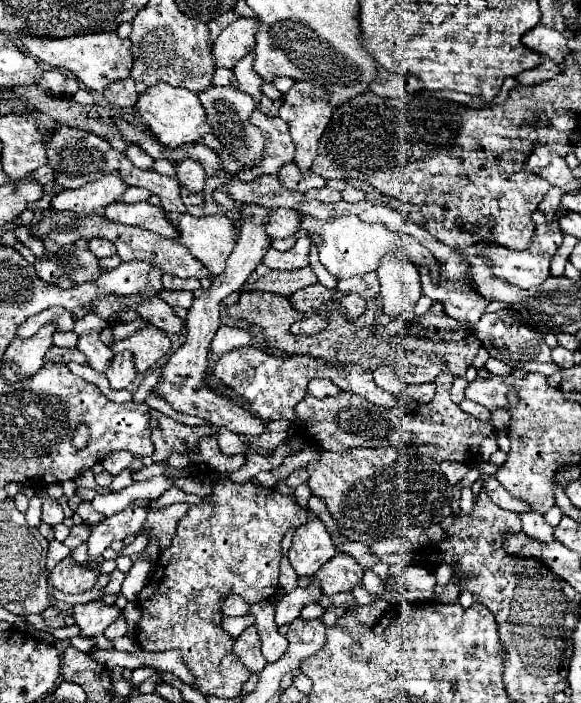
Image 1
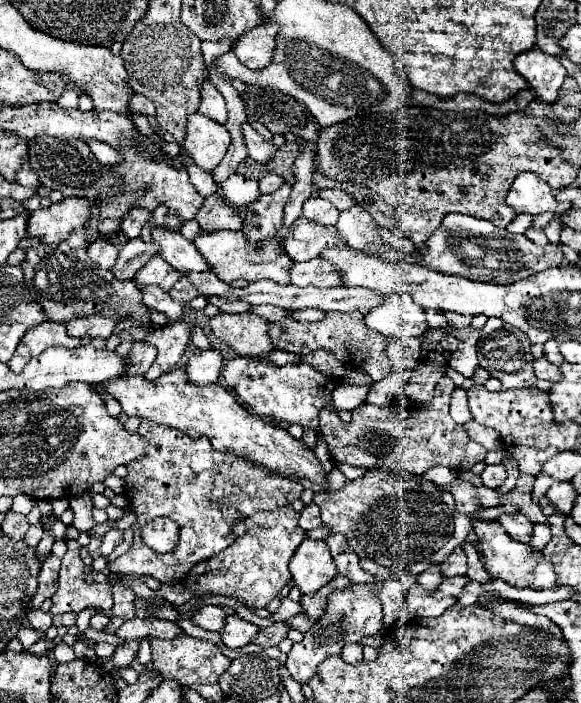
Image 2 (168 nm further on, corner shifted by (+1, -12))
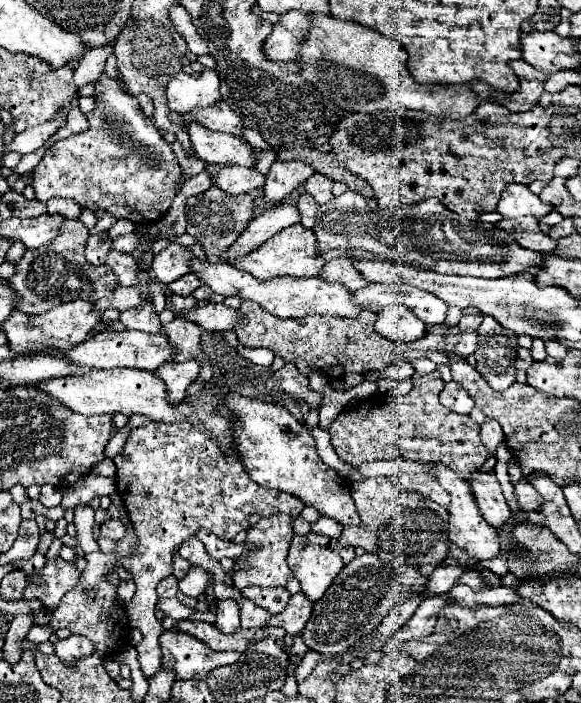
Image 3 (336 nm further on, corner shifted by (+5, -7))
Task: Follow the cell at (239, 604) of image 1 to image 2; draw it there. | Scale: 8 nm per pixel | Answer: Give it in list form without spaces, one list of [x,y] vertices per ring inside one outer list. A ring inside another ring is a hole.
[[[205,604],[205,606],[201,606],[201,608],[191,616],[191,622],[193,622],[193,624],[199,624],[203,630],[221,632],[221,628],[225,626],[225,618],[227,618],[227,614],[223,612],[221,606]]]

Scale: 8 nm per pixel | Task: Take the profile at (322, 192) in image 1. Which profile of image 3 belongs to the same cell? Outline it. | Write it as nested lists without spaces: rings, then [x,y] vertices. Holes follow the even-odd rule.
[[[303,193],[303,195],[299,197],[299,201],[297,201],[297,209],[299,209],[299,213],[301,213],[301,223],[303,223],[303,227],[313,229],[319,203],[317,203],[309,193]]]

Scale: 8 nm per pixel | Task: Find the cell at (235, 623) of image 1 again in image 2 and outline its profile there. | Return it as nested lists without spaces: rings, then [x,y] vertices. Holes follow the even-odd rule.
[[[229,614],[225,628],[221,630],[221,640],[227,648],[241,648],[249,644],[249,640],[257,634],[257,630],[259,628],[255,624],[243,620],[237,614]]]

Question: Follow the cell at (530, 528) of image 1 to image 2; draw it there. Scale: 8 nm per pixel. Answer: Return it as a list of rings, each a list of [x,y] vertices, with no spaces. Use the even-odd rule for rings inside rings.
[[[503,514],[497,518],[499,524],[505,528],[505,532],[517,540],[517,542],[529,542],[531,532],[533,532],[533,522],[525,520],[521,514]]]

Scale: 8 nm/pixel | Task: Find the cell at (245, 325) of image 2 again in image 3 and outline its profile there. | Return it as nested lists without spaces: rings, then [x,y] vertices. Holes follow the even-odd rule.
[[[207,303],[205,307],[191,309],[189,313],[185,313],[185,317],[205,331],[233,331],[241,321],[241,313],[225,307],[223,303]]]

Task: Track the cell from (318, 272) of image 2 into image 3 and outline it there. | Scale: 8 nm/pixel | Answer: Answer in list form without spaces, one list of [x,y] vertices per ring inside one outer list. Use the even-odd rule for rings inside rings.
[[[347,257],[329,261],[329,263],[321,269],[321,273],[319,273],[317,277],[325,279],[327,283],[341,283],[341,285],[345,285],[345,287],[351,289],[351,291],[361,289],[361,287],[367,285],[367,281],[353,269],[353,261],[347,259]]]

